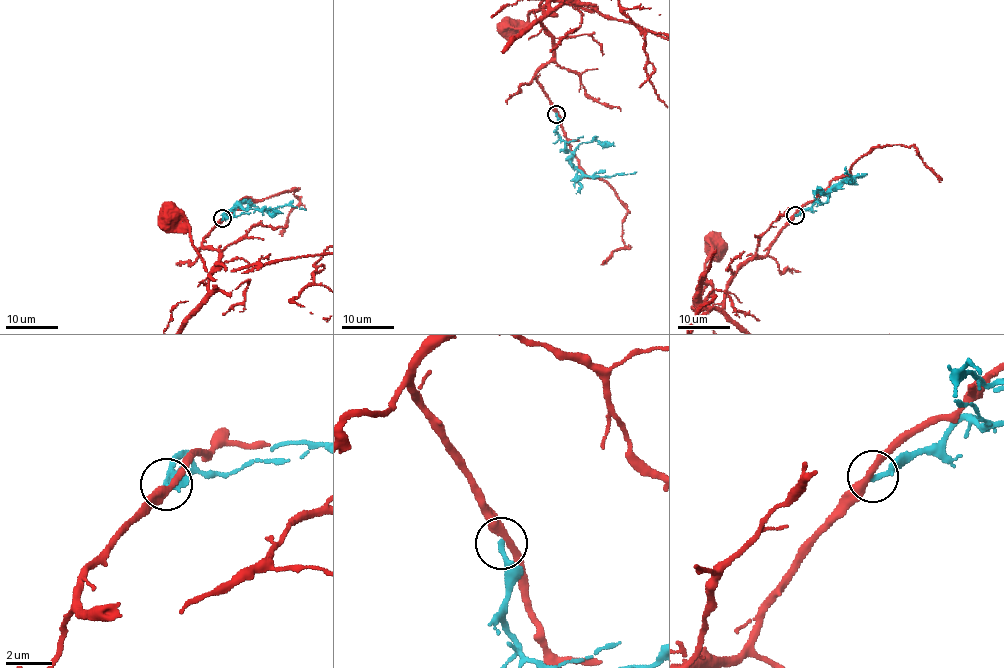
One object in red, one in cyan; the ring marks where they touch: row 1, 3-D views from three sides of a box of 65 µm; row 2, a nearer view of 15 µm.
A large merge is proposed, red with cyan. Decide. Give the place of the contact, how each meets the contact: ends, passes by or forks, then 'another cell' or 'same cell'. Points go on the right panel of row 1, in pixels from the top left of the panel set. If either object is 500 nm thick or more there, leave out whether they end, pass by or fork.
(795, 215) | red passes by | cyan ends | another cell

